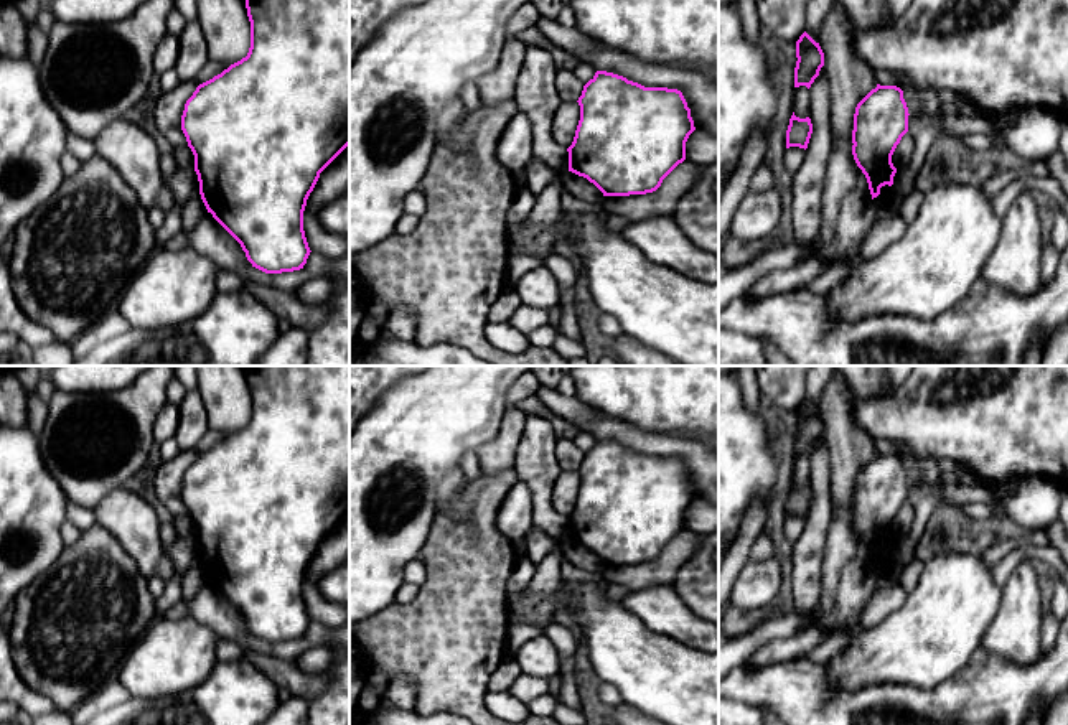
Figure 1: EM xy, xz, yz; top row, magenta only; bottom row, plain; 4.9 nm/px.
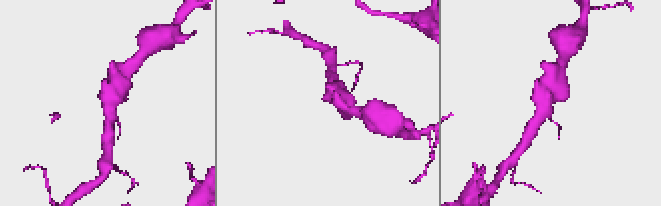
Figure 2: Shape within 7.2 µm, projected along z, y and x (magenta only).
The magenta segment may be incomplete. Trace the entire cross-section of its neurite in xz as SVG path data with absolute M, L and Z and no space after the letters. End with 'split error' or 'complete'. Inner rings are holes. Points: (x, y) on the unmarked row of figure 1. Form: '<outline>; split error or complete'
M597 440L578 466L580 489L569 521L569 540L587 547L603 565L656 560L686 529L686 511L696 499L681 460L644 456L623 445Z; complete

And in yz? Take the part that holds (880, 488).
M877 453L855 476L852 499L852 524L857 536L867 547L872 568L880 564L880 557L893 554L897 537L892 532L892 524L902 506L908 501L908 476L903 468L903 460L897 455Z; complete

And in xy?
M246 366L251 391L251 417L246 427L199 453L186 470L181 499L194 524L199 564L213 587L241 613L252 636L265 643L303 638L310 616L303 600L303 580L320 542L349 514L349 366Z; complete

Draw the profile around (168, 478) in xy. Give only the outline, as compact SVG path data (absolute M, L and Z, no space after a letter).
M181 450L170 461L162 461L155 473L155 494L158 501L173 514L173 517L188 514L181 499L181 484L186 470L193 465L198 453L194 450Z

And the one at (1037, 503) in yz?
M1025 476L1015 493L1002 499L1000 517L1025 532L1045 531L1063 516L1065 489L1045 476Z

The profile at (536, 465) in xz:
M529 415L518 445L514 471L531 491L534 527L560 542L569 539L569 521L552 506L554 484L562 471L555 443L554 427L542 417Z

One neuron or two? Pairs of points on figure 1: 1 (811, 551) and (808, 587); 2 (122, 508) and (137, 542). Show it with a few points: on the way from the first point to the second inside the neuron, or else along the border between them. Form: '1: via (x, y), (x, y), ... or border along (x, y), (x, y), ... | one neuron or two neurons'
1: via (808, 559), (808, 579) | one neuron
2: via (127, 516), (135, 524), (137, 534) | one neuron

